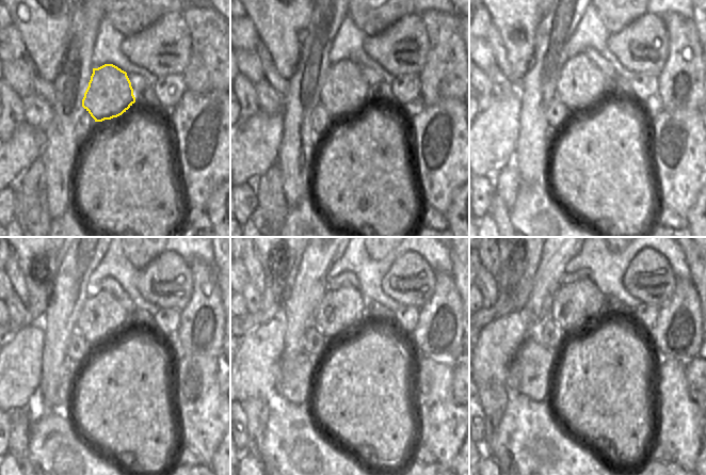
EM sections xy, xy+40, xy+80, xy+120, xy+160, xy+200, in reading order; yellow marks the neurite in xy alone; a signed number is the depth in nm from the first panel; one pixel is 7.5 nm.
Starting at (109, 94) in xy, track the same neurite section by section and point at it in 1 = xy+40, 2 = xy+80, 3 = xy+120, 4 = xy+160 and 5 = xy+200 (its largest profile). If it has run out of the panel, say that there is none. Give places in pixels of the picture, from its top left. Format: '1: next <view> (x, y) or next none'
1: next xy+40 (346, 90)
2: next xy+80 (581, 83)
3: next xy+120 (101, 316)
4: next xy+160 (339, 311)
5: next xy+200 (574, 305)

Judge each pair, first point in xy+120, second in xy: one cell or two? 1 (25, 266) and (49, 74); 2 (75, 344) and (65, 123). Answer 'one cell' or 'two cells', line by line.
1: one cell
2: two cells

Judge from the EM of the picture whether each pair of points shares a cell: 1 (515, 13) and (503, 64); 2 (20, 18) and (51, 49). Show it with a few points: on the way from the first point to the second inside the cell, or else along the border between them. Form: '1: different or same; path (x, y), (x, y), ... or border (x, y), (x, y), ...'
1: different; border (497, 30), (506, 50), (510, 68), (517, 76)
2: same; path (28, 26), (44, 42)

